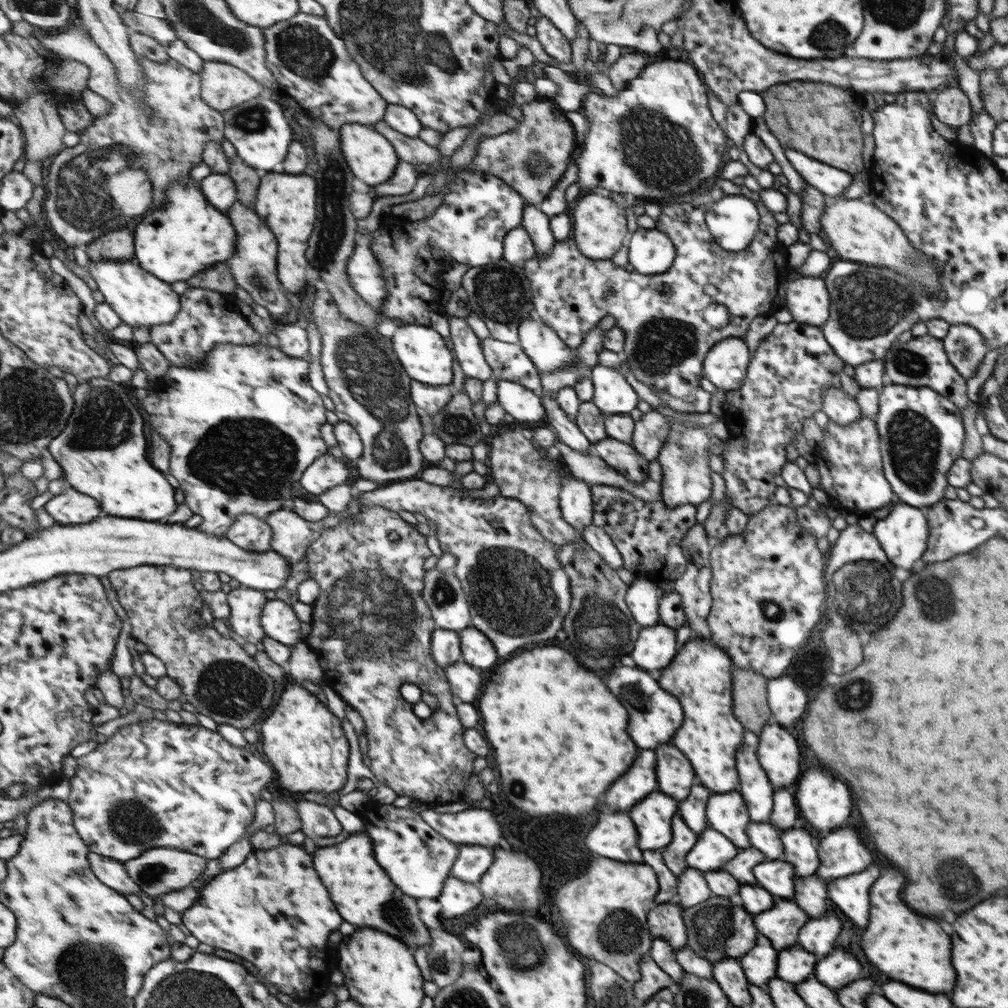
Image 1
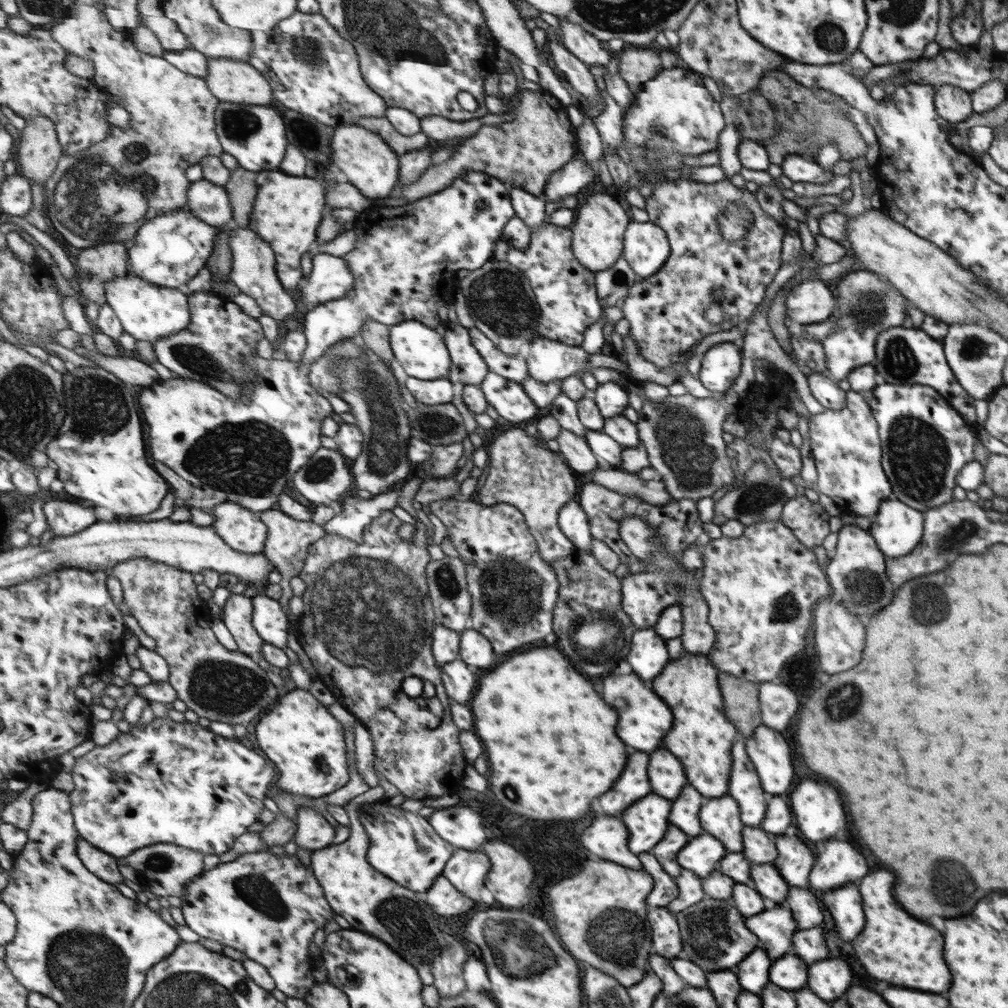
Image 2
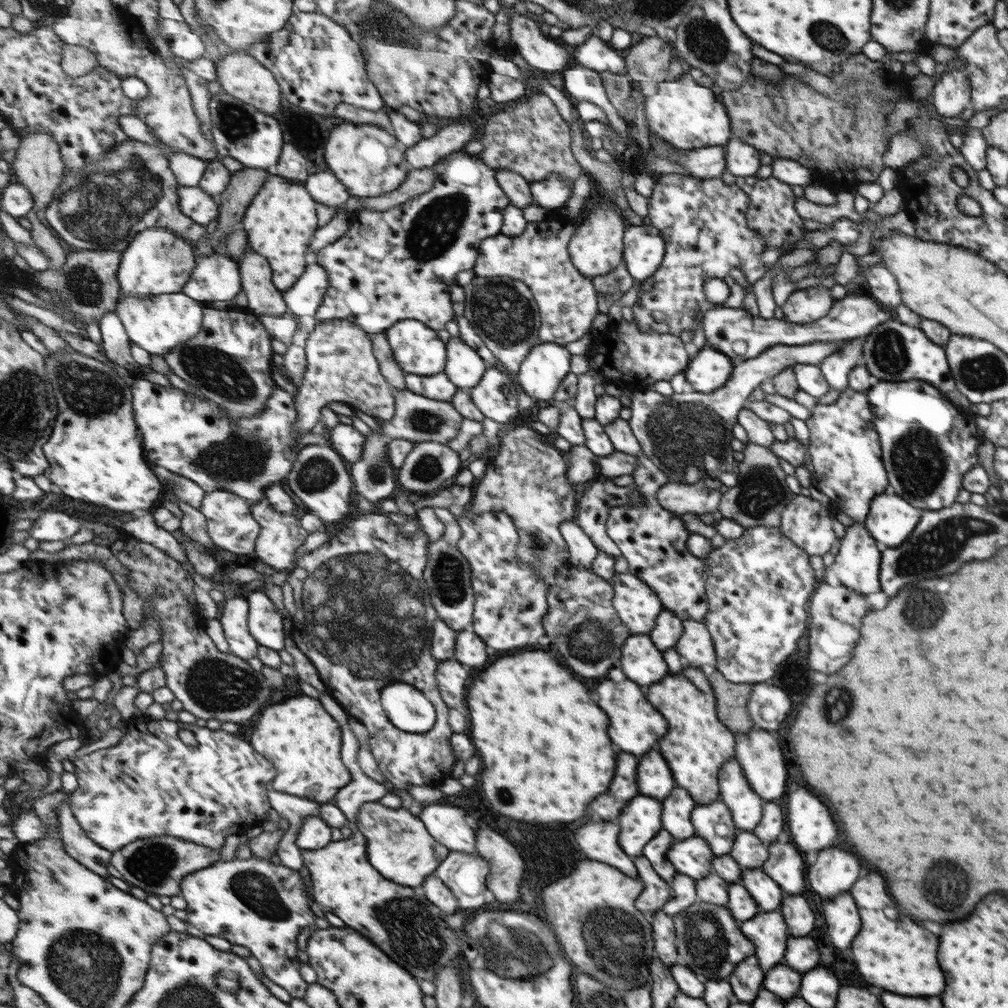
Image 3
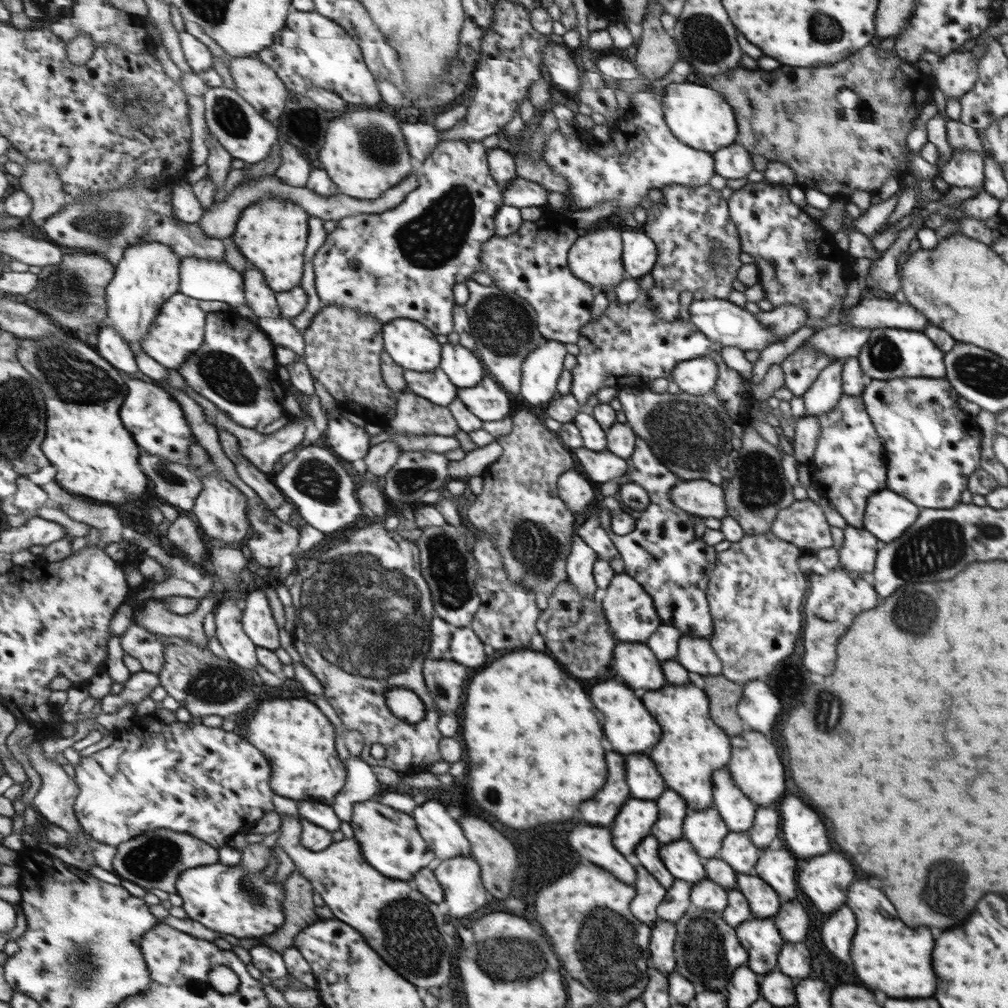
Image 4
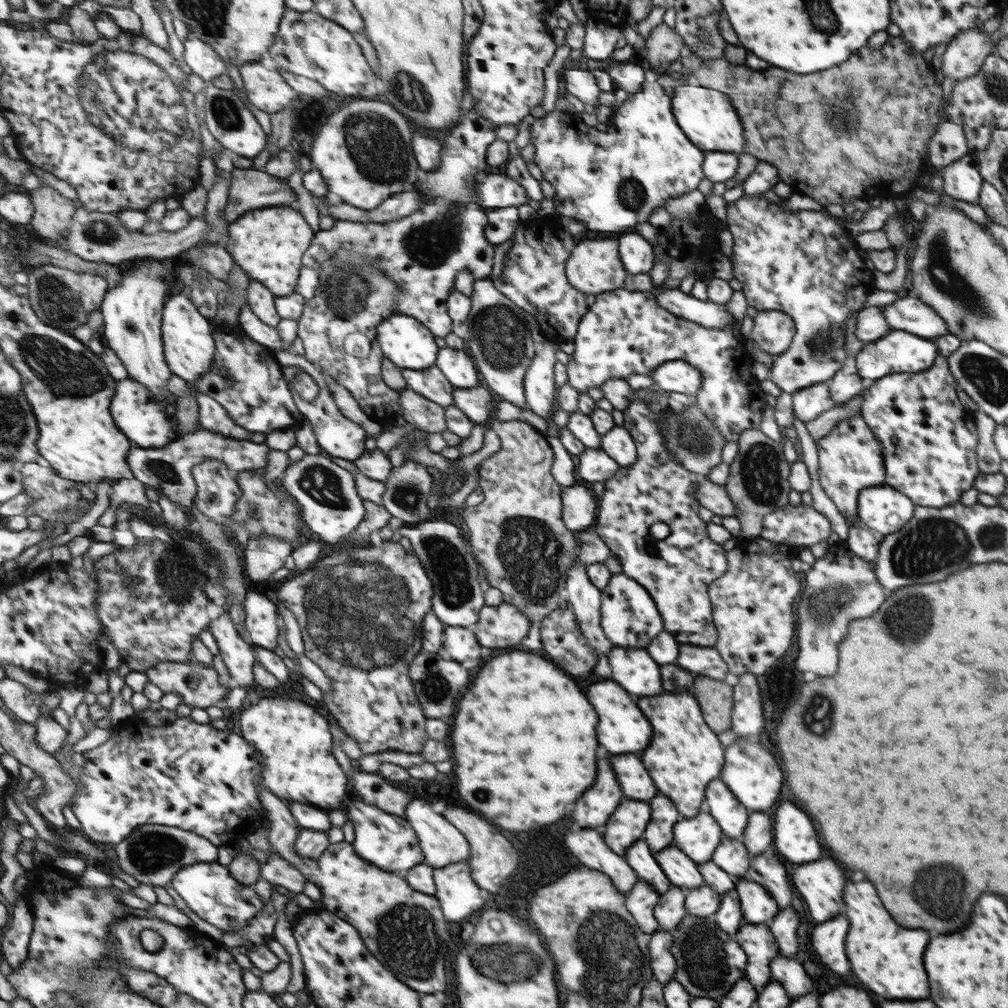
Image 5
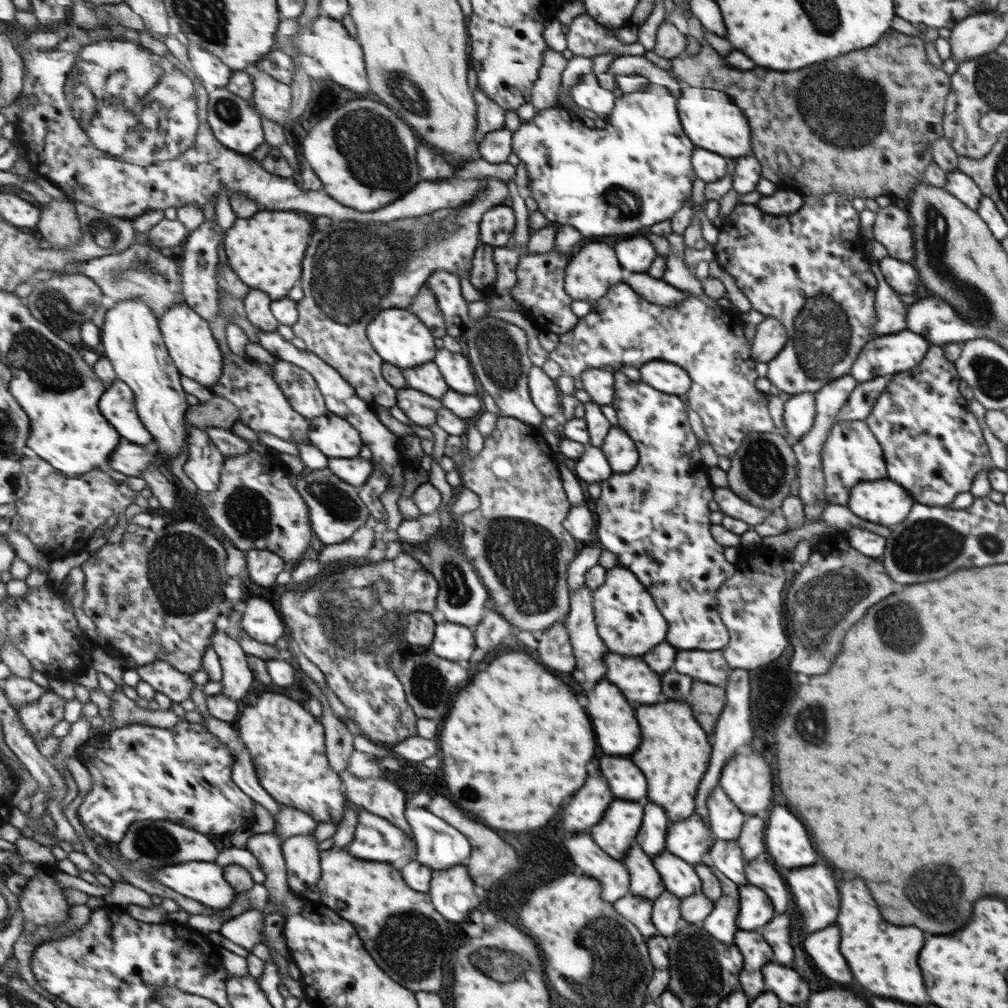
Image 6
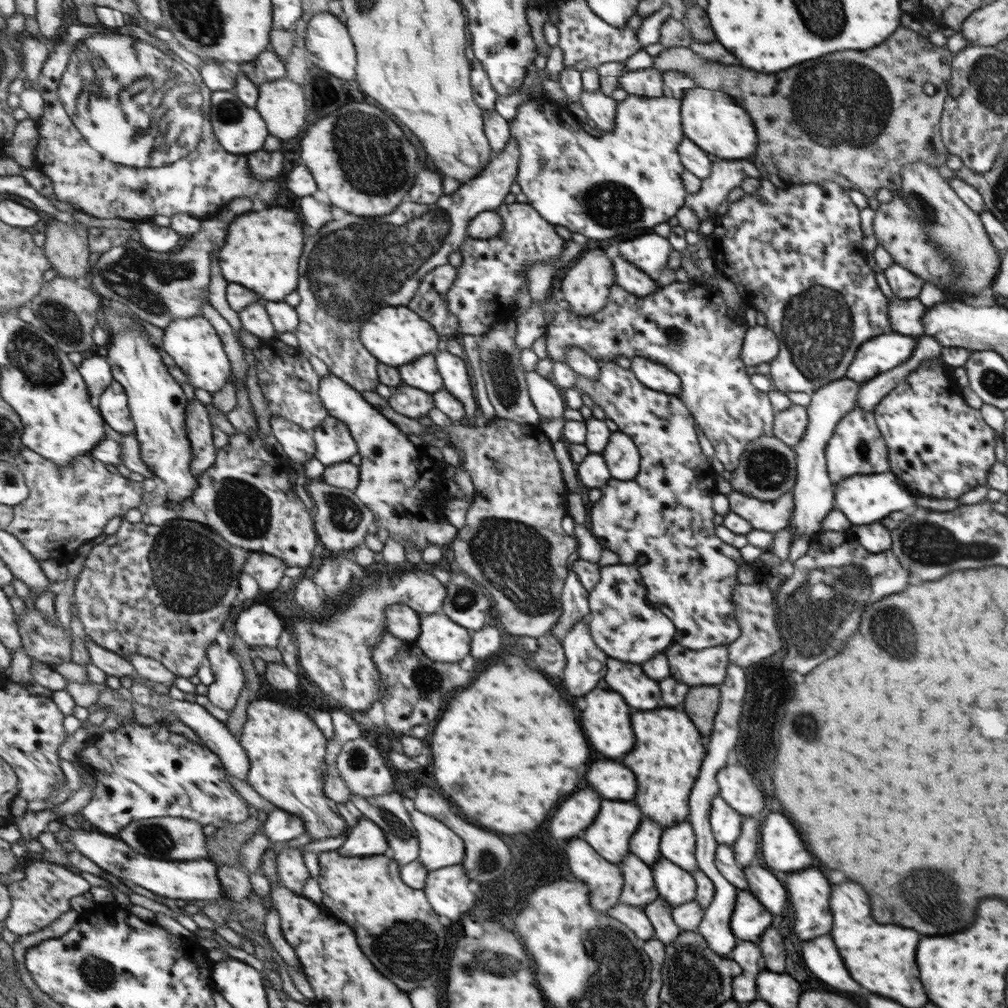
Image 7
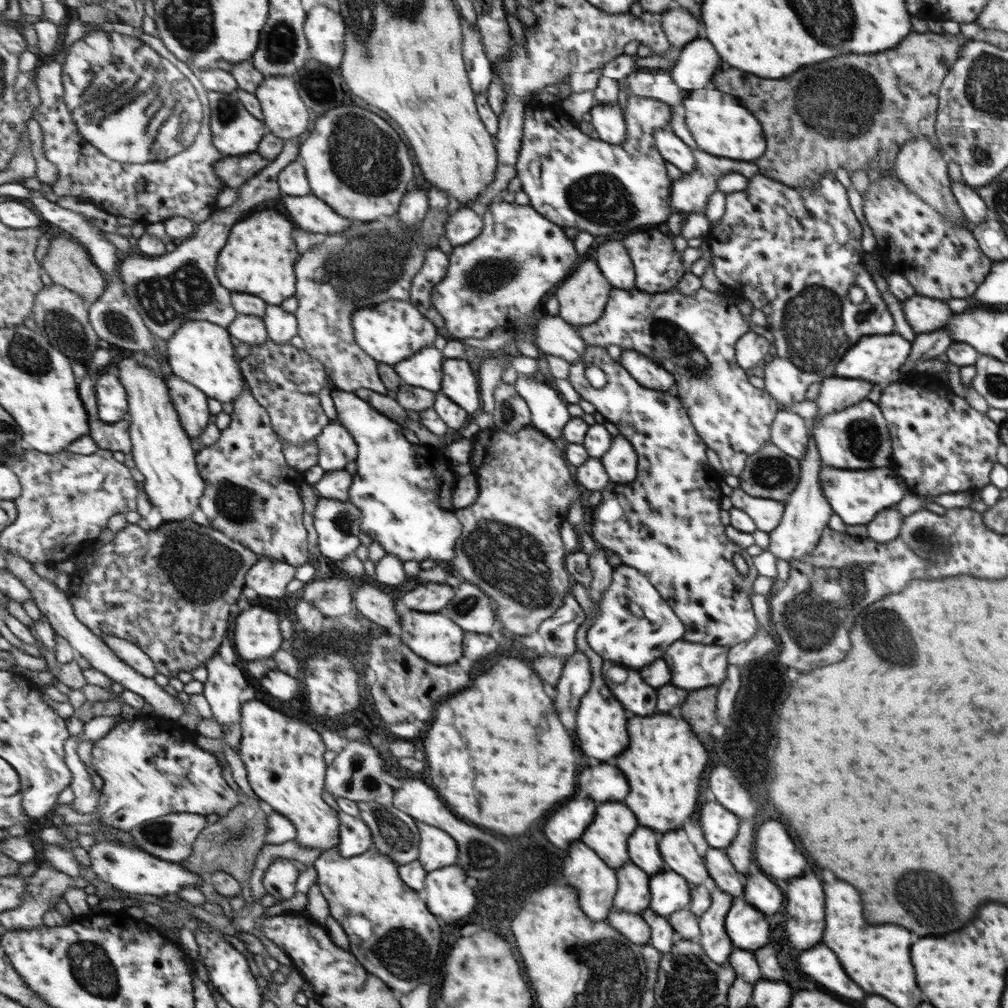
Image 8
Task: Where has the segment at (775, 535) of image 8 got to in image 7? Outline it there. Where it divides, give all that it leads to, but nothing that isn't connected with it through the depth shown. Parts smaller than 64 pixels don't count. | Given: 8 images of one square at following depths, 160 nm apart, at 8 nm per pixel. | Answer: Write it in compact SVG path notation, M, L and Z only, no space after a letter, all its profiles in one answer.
M843 377L824 384L823 387L809 394L810 402L805 408L807 425L800 442L797 442L791 448L796 453L796 476L791 490L793 494L793 512L790 514L789 520L789 526L792 528L792 540L796 536L801 536L801 534L814 537L820 532L820 522L833 508L831 502L834 499L834 490L826 472L825 445L827 445L837 422L846 413L857 408L856 394L859 385L860 383Z

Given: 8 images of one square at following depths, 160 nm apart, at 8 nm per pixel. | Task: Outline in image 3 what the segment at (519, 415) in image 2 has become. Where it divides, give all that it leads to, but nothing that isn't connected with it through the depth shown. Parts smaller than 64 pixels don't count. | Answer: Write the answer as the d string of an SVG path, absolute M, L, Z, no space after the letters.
M489 366L471 394L480 412L495 422L509 424L520 417L517 381L500 368Z

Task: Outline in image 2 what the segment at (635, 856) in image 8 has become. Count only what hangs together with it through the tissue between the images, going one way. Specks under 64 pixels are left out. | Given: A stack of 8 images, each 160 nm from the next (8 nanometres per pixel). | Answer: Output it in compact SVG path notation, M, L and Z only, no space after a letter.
M683 788L681 794L673 800L673 824L689 838L701 834L700 819L697 810L701 806L701 794L696 788Z

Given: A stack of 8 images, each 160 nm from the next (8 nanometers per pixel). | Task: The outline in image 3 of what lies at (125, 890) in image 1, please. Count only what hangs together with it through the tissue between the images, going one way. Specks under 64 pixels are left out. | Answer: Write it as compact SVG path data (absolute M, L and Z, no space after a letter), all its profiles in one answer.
M68 798L58 806L60 834L64 840L66 850L82 865L108 879L110 875L107 864L112 862L114 853L99 846L92 838L89 838L89 835L74 815L70 802L71 800Z

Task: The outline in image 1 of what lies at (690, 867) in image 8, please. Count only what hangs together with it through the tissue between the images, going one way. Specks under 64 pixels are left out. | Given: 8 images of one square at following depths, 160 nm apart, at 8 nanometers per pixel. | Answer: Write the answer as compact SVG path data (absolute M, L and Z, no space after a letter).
M738 790L709 796L709 826L728 837L741 850L751 846L747 826L751 822L745 800Z

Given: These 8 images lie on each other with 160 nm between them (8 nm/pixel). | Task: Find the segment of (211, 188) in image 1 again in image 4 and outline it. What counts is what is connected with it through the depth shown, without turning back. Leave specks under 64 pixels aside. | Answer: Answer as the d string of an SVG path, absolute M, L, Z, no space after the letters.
M181 180L173 186L172 192L172 203L177 220L183 220L187 224L201 223L206 208L197 198L194 187L185 180Z

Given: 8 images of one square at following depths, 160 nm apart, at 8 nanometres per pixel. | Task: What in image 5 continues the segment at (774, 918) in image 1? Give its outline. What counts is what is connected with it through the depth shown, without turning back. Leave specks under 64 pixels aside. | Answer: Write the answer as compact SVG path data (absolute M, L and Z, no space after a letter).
M745 924L731 936L745 953L743 978L751 984L763 986L770 978L769 963L777 954L777 944L765 924Z

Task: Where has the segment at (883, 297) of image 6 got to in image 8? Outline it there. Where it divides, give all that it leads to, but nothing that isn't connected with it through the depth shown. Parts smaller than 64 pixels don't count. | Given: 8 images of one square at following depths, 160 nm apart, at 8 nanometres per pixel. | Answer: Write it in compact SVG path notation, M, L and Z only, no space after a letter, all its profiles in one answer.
M915 294L902 301L902 312L915 335L943 328L951 314L944 301Z

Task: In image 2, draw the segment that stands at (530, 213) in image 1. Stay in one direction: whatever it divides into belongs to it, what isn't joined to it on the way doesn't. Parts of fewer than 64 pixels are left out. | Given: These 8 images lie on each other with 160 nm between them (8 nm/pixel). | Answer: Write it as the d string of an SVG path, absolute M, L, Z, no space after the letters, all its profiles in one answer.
M514 186L510 188L510 195L516 209L516 216L525 221L525 224L530 226L532 230L541 228L547 222L545 200L542 196L535 196Z

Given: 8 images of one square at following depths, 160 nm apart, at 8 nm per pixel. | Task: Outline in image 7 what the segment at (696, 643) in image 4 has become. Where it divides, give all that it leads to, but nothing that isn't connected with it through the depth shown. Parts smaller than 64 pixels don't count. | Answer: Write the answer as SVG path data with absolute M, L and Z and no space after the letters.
M679 644L665 650L671 676L687 686L720 685L727 678L729 665L726 645L693 650Z

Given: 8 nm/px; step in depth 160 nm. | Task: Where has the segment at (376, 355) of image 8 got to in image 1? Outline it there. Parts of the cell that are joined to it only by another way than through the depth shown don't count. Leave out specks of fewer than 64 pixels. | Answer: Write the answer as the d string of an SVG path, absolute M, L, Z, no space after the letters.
M405 323L396 329L392 340L400 361L414 380L433 386L453 384L453 374L455 374L453 364L456 358L437 330L433 330L429 325Z

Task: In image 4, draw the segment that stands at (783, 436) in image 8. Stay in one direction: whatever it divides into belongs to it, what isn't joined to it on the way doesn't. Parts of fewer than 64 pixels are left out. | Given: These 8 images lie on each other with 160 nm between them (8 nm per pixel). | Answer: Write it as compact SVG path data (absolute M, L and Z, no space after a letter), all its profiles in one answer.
M833 360L801 396L805 415L818 415L836 407L842 392L842 360Z

